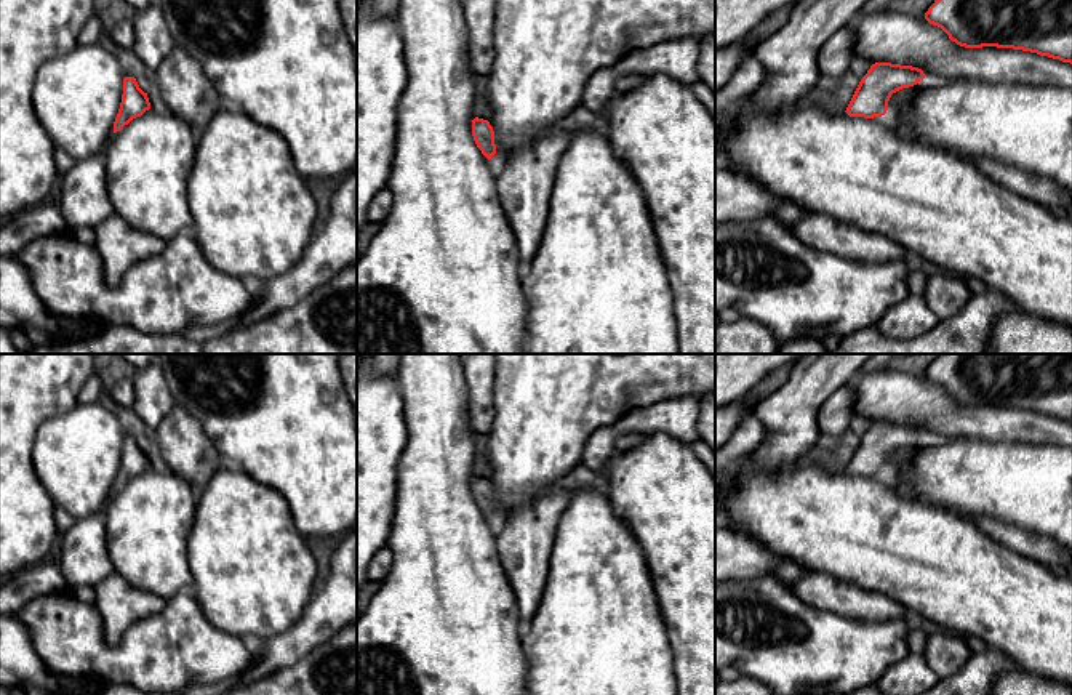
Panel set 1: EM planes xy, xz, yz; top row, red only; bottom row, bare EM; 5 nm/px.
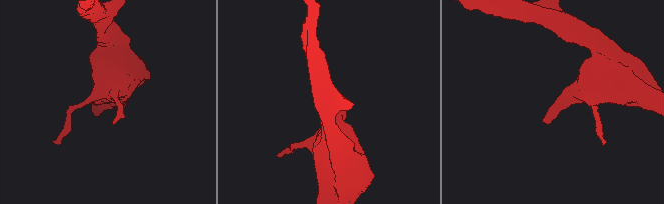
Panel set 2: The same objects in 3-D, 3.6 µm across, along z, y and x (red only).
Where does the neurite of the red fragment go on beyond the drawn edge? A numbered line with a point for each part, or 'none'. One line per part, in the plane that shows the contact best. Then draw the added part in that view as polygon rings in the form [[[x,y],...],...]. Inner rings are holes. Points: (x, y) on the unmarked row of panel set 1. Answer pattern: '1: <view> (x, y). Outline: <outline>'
none

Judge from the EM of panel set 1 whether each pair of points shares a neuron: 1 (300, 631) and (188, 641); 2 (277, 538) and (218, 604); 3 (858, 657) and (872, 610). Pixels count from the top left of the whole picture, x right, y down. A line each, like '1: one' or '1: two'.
1: two
2: one
3: two

